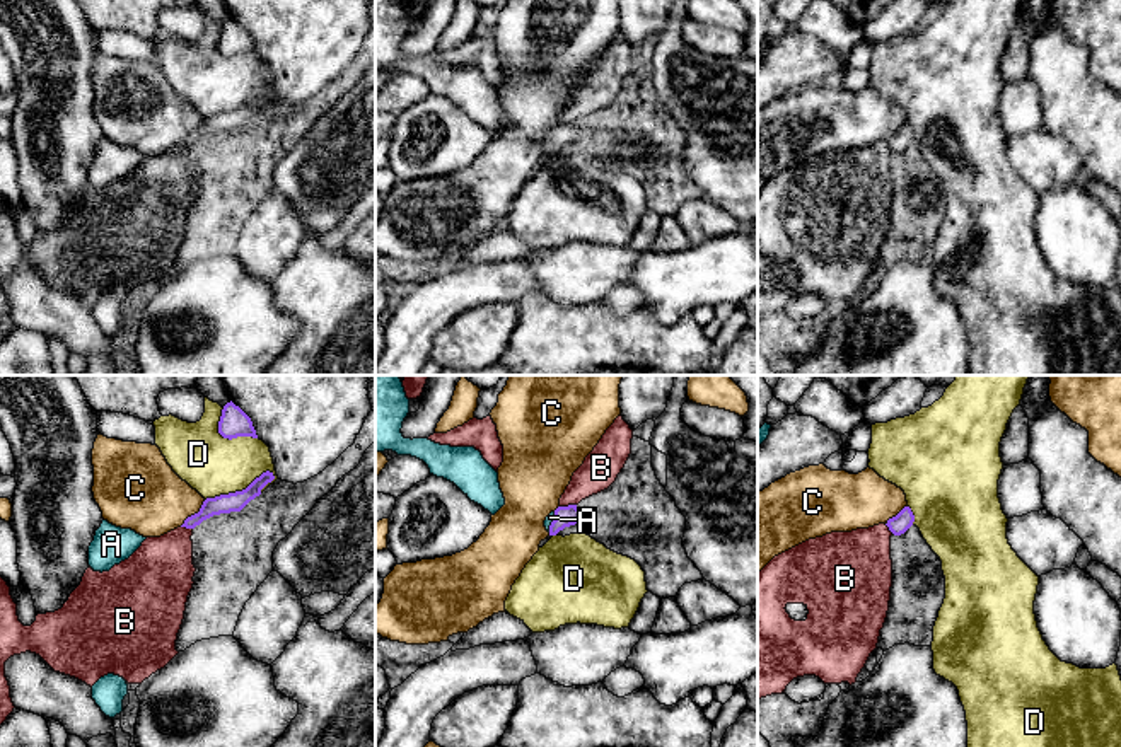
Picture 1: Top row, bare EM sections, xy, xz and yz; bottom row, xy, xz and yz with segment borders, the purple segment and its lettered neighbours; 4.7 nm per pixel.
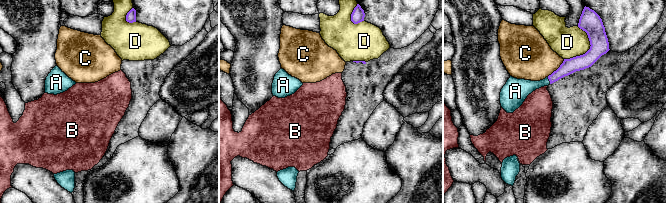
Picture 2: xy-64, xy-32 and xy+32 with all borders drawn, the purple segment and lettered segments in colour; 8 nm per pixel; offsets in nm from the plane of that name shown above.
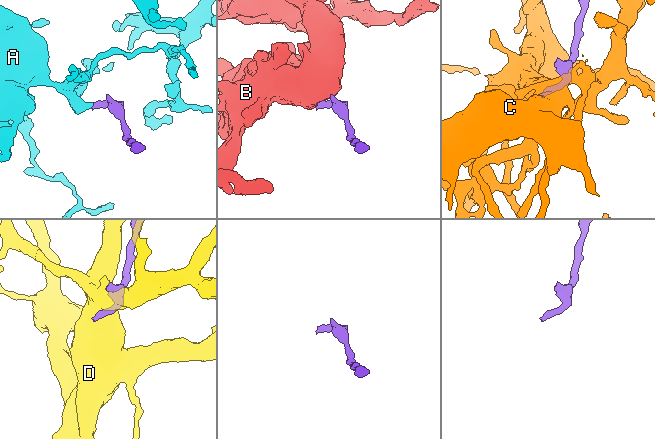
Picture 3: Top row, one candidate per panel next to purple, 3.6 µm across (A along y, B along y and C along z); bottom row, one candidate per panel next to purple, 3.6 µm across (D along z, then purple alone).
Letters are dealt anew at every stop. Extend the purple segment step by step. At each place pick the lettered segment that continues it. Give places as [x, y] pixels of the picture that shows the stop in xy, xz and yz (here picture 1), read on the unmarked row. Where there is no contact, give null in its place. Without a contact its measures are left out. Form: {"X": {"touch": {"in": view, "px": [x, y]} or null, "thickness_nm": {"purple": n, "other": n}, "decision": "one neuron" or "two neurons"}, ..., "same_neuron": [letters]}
{"A": {"touch": {"in": "xz", "px": [551, 140]}, "thickness_nm": {"purple": 100, "other": 40}, "decision": "one neuron"}, "B": {"touch": {"in": "xz", "px": [569, 123]}, "thickness_nm": {"purple": 100, "other": 170}, "decision": "two neurons"}, "C": {"touch": {"in": "xy", "px": [195, 132]}, "thickness_nm": {"purple": 100, "other": 360}, "decision": "two neurons"}, "D": {"touch": {"in": "xy", "px": [239, 110]}, "thickness_nm": {"purple": 100, "other": 280}, "decision": "two neurons"}, "same_neuron": ["A"]}

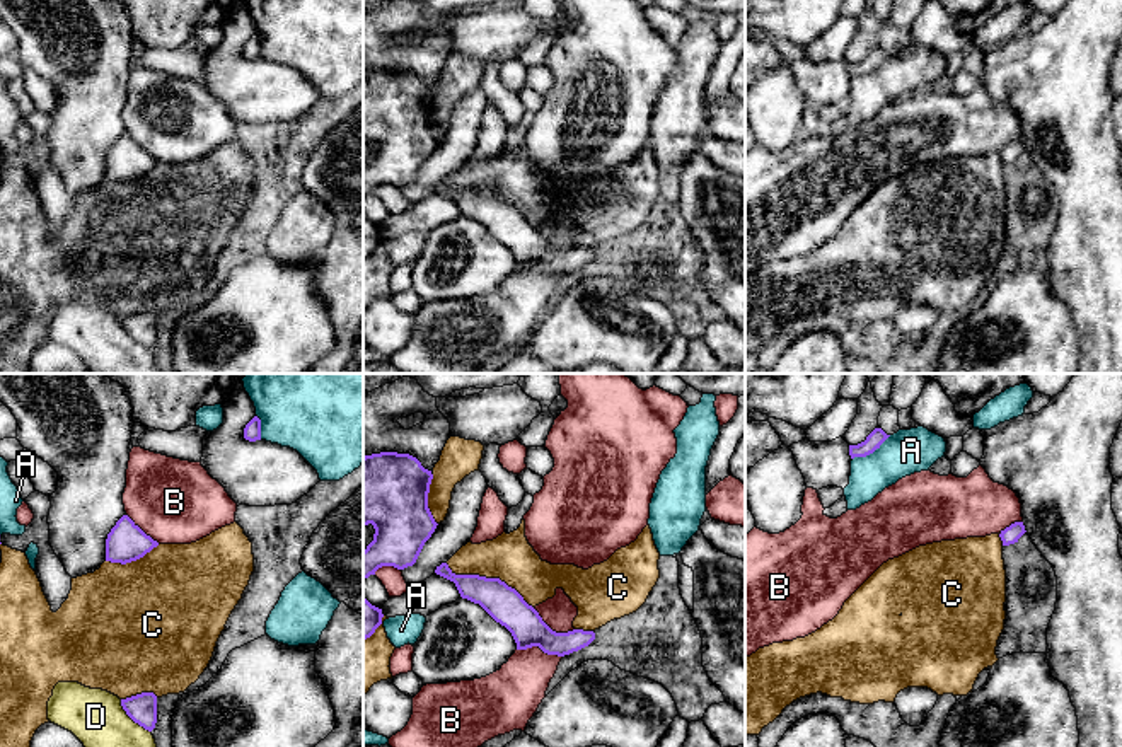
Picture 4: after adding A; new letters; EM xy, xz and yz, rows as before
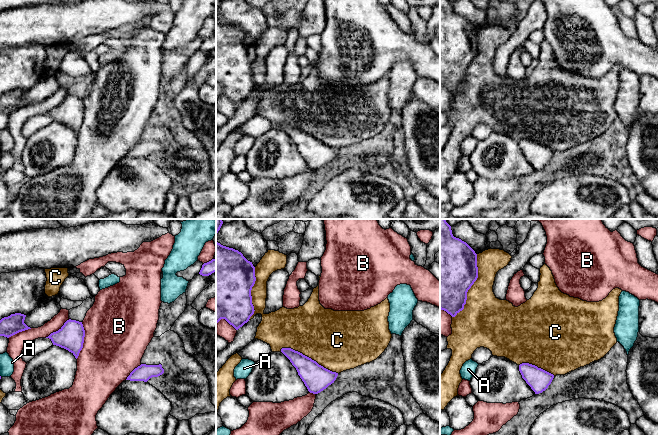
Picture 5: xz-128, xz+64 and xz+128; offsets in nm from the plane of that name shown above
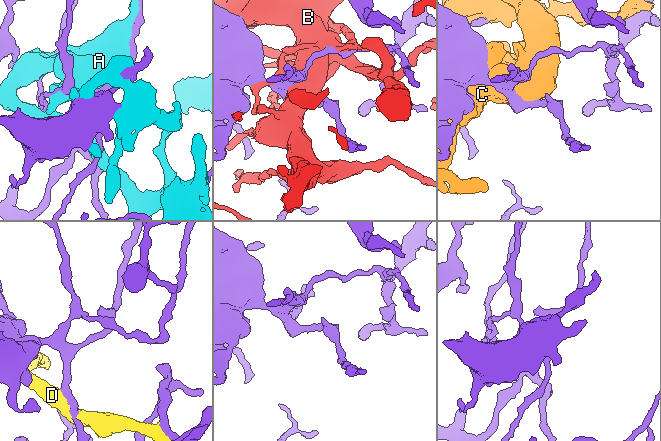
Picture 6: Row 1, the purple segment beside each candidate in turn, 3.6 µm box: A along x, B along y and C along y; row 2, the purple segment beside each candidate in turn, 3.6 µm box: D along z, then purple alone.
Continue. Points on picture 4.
{"A": {"touch": {"in": "yz", "px": [872, 70]}, "thickness_nm": {"purple": 80, "other": 200}, "decision": "two neurons"}, "B": {"touch": {"in": "xz", "px": [539, 265]}, "thickness_nm": {"purple": 170, "other": 260}, "decision": "two neurons"}, "C": {"touch": {"in": "xz", "px": [490, 196]}, "thickness_nm": {"purple": 170, "other": 220}, "decision": "two neurons"}, "D": {"touch": {"in": "xy", "px": [132, 336]}, "thickness_nm": {"purple": 140, "other": 320}, "decision": "two neurons"}, "same_neuron": []}

